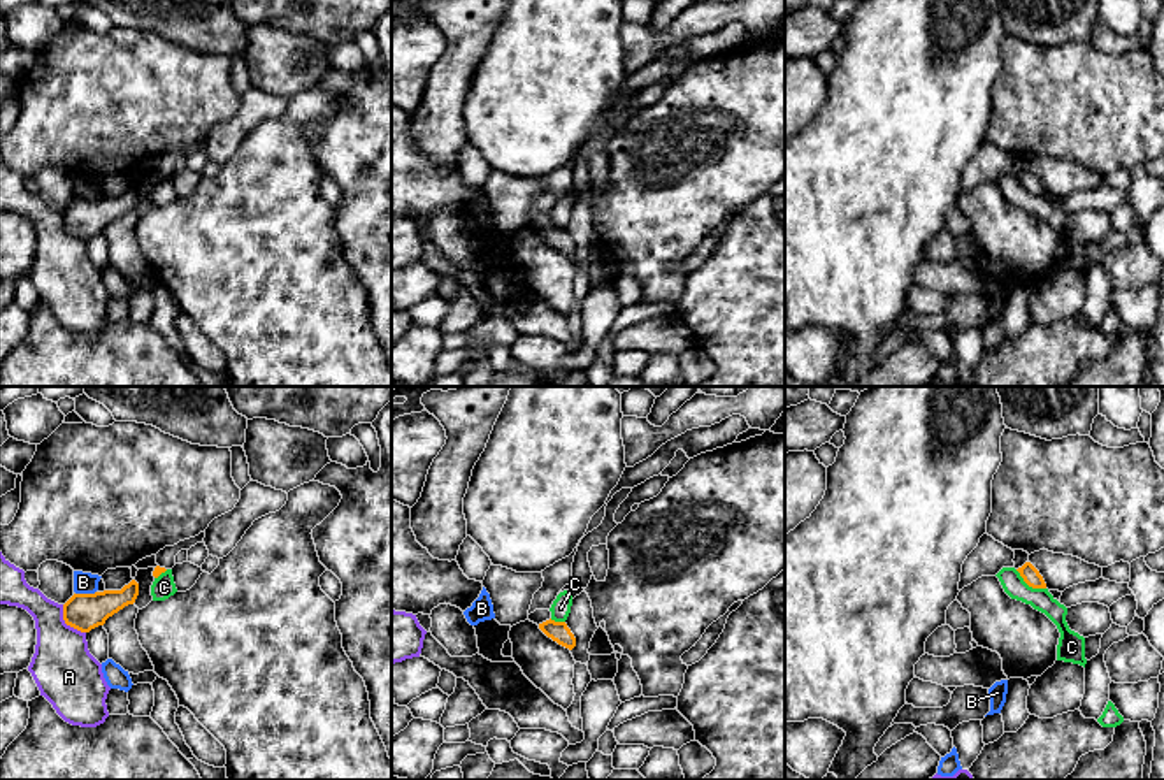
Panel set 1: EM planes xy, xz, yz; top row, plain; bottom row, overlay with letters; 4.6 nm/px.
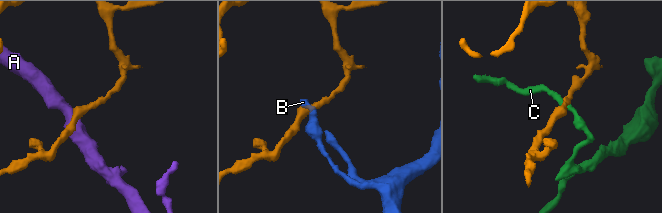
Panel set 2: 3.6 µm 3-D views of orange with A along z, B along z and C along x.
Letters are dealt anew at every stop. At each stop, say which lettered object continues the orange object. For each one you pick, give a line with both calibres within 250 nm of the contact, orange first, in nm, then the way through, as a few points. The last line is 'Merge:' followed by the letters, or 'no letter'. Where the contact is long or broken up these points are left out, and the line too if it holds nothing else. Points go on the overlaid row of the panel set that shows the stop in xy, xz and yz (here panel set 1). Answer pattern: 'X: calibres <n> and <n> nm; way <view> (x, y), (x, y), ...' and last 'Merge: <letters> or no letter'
Merge: no letter

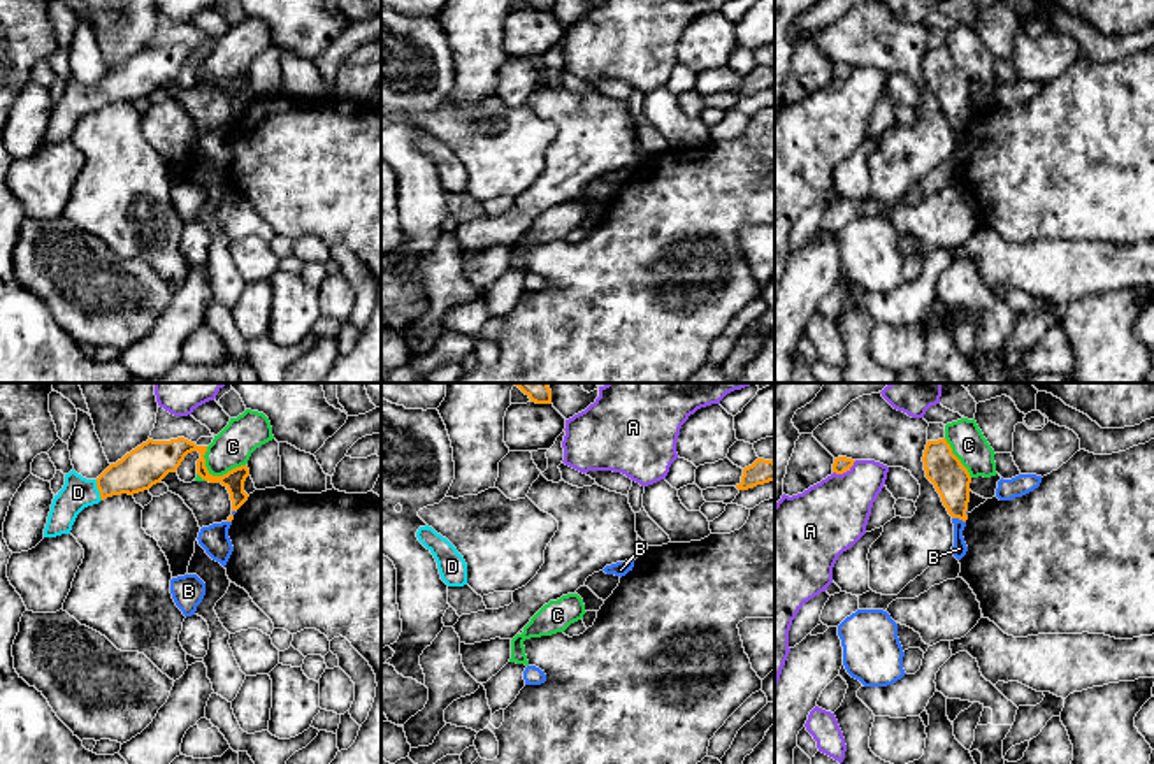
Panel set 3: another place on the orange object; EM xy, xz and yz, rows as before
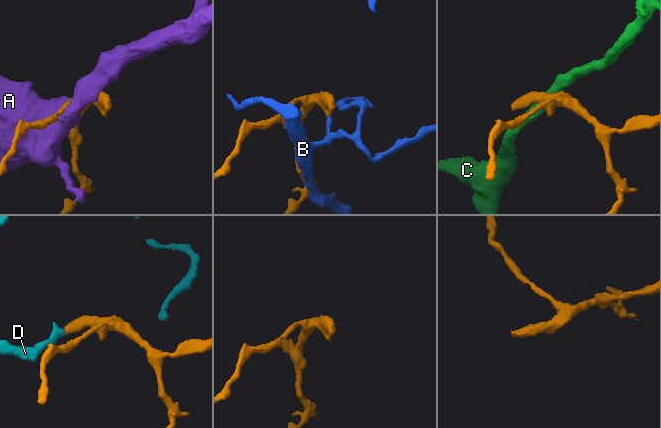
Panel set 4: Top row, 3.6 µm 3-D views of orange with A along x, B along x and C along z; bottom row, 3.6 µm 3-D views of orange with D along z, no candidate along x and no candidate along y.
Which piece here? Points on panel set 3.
B: calibres 170 and 70 nm
Merge: B

